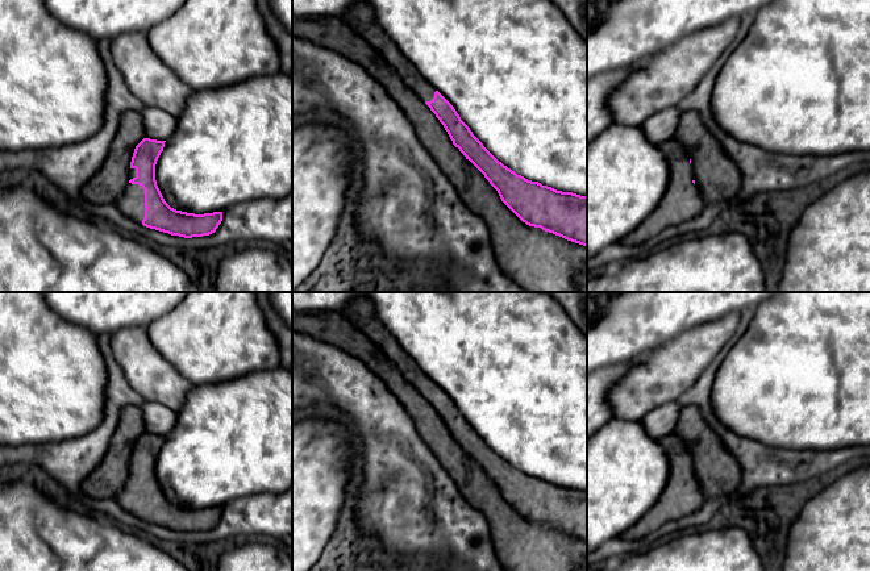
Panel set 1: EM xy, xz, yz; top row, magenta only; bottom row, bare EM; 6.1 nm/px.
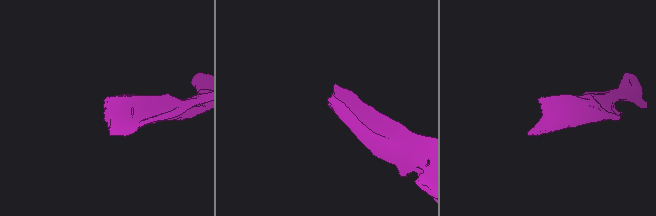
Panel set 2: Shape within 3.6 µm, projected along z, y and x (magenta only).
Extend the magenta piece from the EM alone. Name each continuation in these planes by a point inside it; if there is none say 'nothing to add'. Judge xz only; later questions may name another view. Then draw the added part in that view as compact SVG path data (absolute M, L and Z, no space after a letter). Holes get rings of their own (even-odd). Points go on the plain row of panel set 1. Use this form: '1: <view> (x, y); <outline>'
1: xz (359, 312); M355 299L342 313L370 341L380 347L384 357L397 367L405 380L422 396L433 395L436 383L419 368L416 362L403 350L397 339L382 324L370 300Z

